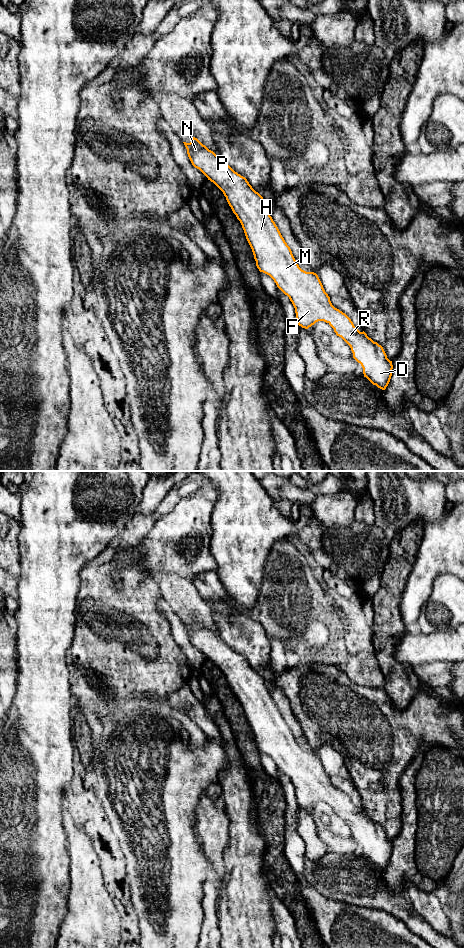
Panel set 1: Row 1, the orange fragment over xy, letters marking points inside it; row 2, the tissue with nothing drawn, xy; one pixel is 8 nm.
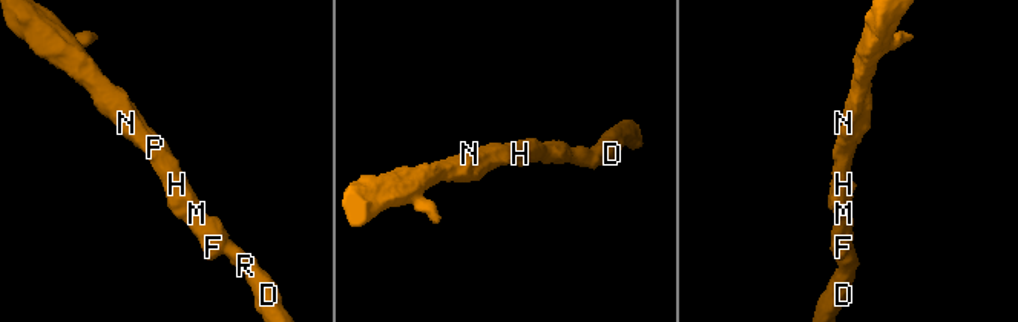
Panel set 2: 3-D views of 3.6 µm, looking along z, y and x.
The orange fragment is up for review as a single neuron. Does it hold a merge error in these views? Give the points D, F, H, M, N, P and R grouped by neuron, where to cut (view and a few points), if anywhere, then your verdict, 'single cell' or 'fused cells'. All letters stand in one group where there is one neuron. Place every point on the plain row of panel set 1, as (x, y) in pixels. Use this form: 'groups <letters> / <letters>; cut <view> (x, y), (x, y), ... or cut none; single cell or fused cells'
groups D F H M N P R; cut none; single cell

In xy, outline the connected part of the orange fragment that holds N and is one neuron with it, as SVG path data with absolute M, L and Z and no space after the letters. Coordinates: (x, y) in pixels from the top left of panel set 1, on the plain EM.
M193 617L190 623L183 623L192 645L223 672L233 693L242 705L257 748L260 752L269 755L277 767L289 777L295 788L298 805L308 809L318 801L328 803L336 815L350 826L353 838L363 848L364 857L373 865L385 870L392 856L392 841L387 838L381 825L369 818L364 811L360 812L345 793L332 785L318 755L314 752L306 752L299 747L290 727L270 696L263 677L252 668L245 657L235 652L220 636L209 630L197 618Z

